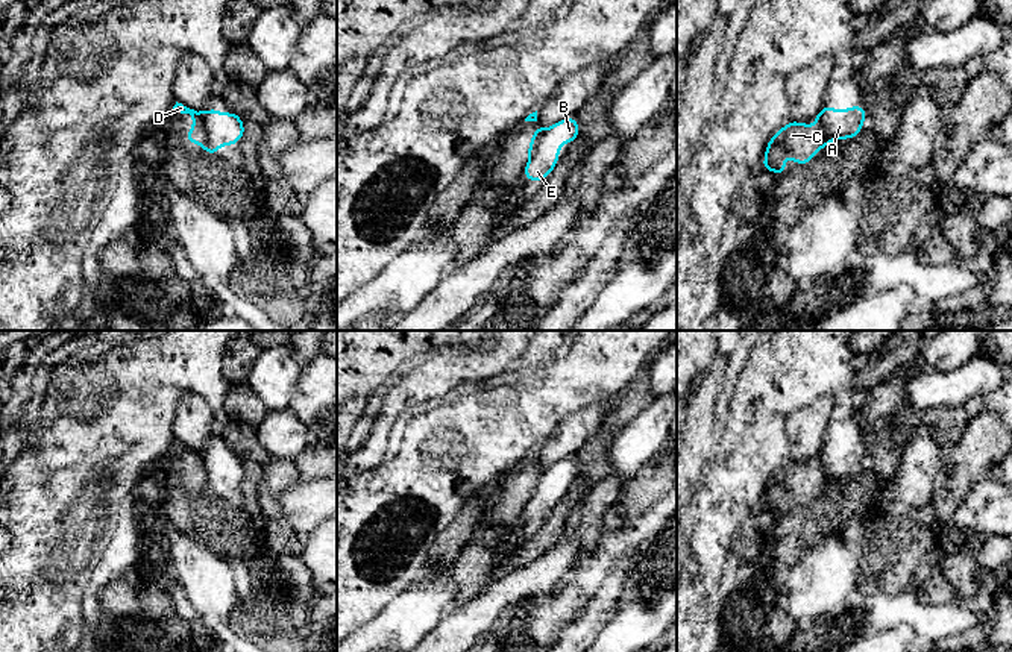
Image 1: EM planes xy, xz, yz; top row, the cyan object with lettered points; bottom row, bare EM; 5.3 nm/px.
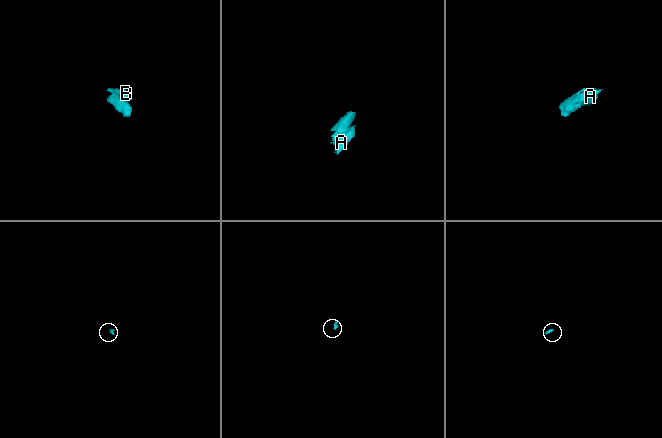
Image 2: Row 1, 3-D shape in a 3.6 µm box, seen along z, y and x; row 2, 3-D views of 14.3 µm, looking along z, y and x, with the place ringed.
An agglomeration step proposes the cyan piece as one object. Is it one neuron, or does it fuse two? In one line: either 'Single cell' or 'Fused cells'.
Fused cells

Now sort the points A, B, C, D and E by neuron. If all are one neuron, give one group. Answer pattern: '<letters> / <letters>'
A B E / C D

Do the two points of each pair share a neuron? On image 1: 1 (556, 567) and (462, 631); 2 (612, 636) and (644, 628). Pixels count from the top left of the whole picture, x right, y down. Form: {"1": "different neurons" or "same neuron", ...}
{"1": "same neuron", "2": "same neuron"}

